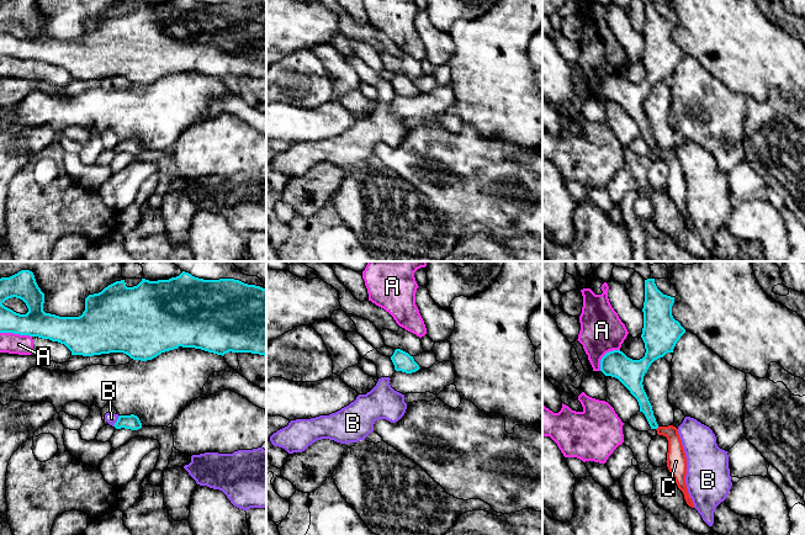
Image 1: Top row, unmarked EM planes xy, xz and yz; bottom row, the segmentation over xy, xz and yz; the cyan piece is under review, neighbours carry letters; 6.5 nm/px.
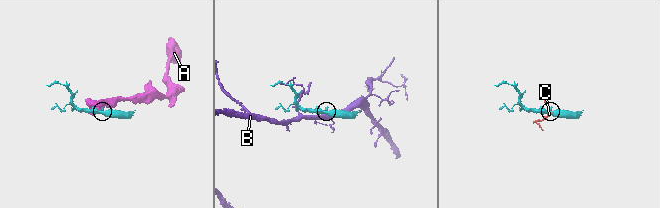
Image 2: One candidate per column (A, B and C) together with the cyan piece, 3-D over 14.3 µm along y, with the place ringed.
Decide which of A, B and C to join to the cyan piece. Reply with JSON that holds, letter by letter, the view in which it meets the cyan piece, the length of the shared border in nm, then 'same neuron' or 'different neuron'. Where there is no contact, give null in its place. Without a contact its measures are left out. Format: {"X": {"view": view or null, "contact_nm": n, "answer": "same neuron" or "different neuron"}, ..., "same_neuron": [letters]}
{"A": {"view": "xy", "contact_nm": 220, "answer": "different neuron"}, "B": {"view": "xy", "contact_nm": 90, "answer": "different neuron"}, "C": {"view": null, "answer": "same neuron"}, "same_neuron": ["C"]}

